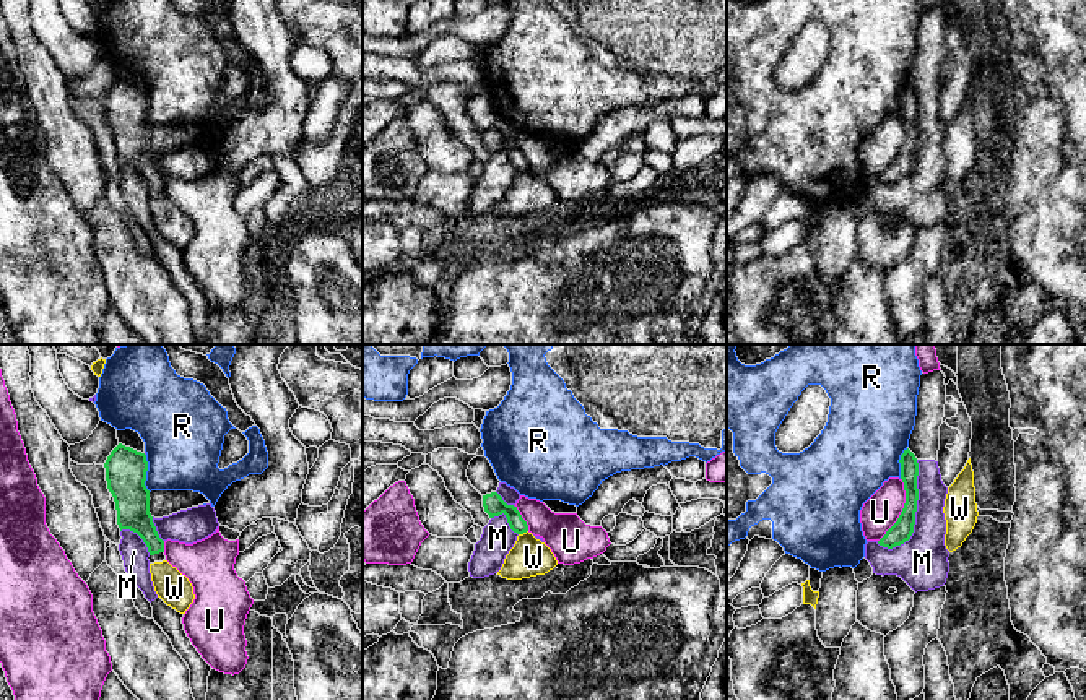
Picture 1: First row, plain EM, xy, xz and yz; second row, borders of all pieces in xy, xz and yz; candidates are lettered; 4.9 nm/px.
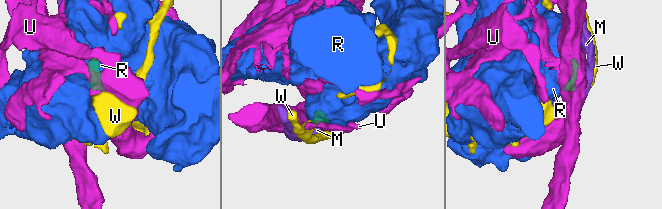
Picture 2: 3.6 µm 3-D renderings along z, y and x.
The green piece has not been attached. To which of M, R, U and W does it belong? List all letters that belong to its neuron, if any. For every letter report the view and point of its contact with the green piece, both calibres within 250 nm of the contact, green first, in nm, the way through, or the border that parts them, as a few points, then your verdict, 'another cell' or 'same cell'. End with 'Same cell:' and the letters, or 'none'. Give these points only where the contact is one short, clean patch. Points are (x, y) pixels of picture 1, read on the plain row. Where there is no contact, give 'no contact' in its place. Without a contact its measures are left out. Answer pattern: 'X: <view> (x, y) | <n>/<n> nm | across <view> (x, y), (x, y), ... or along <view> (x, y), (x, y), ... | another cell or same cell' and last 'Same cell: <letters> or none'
M: yz (916, 146) | 110/240 nm | another cell
R: xy (145, 109) | 200/380 nm | along xy (145, 91), (145, 122), (150, 127) | another cell
U: yz (903, 146) | 110/180 nm | another cell
W: xz (522, 169) | 100/190 nm | along xz (527, 166), (519, 171) | another cell
Same cell: none

